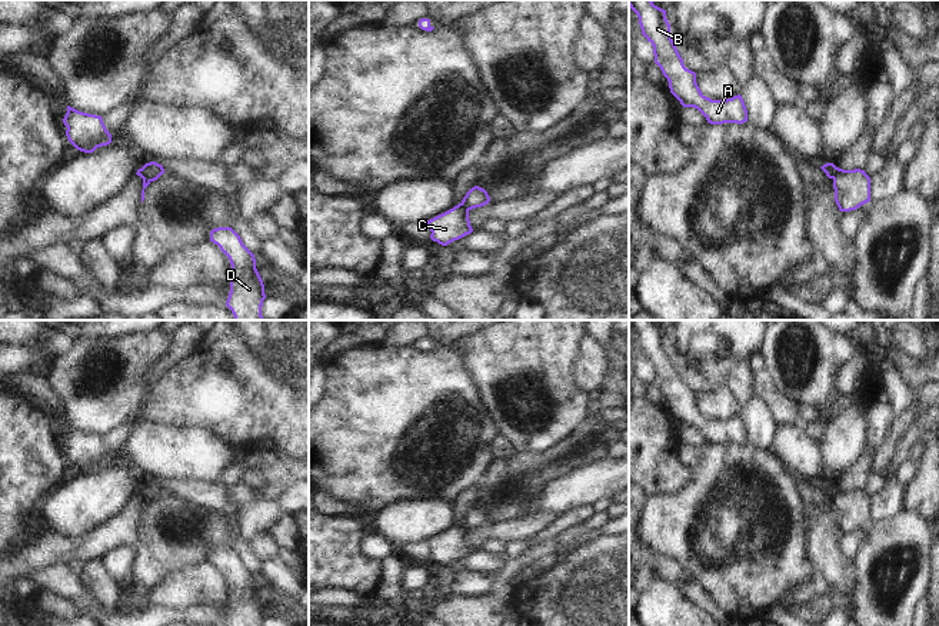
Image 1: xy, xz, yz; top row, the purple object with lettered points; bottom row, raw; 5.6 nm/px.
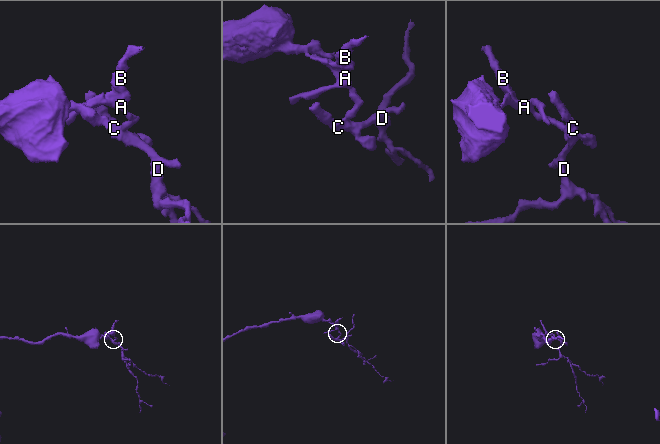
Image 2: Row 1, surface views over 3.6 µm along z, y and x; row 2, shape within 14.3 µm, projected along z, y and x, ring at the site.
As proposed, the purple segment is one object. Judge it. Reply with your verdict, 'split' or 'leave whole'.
split

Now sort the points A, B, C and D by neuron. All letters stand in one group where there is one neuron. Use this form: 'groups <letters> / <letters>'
groups A B / C D

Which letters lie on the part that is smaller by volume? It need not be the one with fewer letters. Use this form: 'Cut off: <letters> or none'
Cut off: C, D

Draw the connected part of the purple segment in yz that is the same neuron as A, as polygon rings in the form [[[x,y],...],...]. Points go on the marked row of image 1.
[[[629,0],[637,14],[642,34],[653,46],[655,63],[669,81],[670,93],[683,107],[697,109],[710,124],[747,121],[747,110],[740,94],[726,100],[712,100],[702,94],[696,73],[686,69],[672,37],[666,10],[652,0]]]

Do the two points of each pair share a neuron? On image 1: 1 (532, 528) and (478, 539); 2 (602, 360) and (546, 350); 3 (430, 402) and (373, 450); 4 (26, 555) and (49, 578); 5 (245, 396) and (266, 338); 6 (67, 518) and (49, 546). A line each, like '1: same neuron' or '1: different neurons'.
1: same neuron
2: different neurons
3: same neuron
4: different neurons
5: same neuron
6: different neurons

